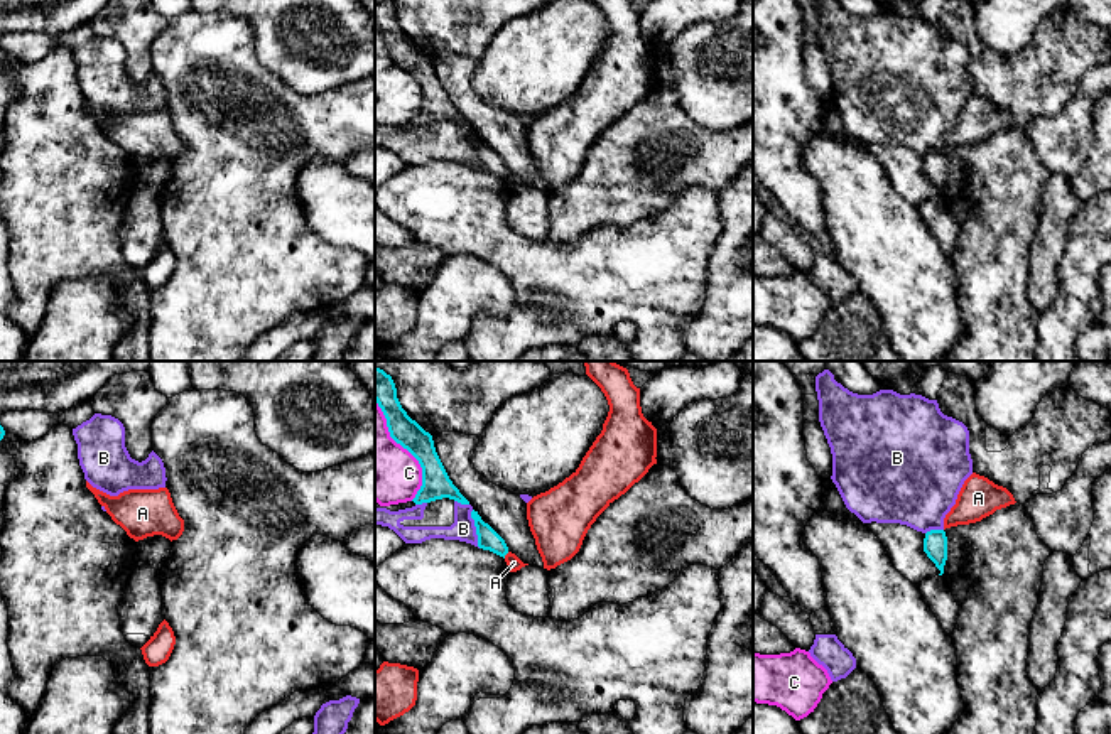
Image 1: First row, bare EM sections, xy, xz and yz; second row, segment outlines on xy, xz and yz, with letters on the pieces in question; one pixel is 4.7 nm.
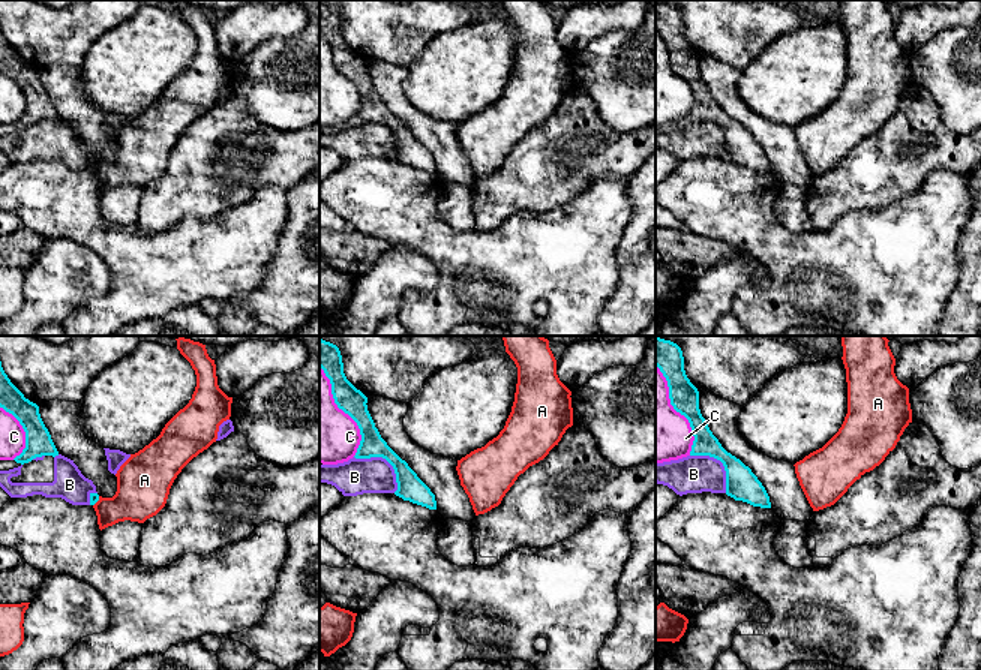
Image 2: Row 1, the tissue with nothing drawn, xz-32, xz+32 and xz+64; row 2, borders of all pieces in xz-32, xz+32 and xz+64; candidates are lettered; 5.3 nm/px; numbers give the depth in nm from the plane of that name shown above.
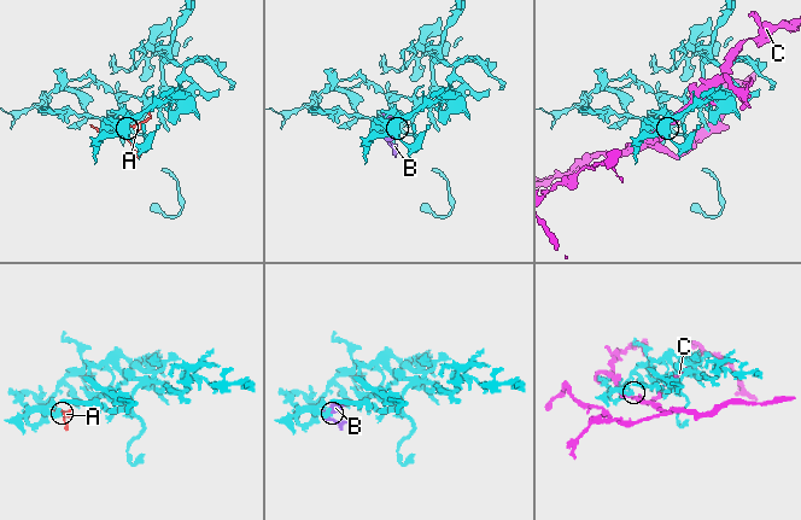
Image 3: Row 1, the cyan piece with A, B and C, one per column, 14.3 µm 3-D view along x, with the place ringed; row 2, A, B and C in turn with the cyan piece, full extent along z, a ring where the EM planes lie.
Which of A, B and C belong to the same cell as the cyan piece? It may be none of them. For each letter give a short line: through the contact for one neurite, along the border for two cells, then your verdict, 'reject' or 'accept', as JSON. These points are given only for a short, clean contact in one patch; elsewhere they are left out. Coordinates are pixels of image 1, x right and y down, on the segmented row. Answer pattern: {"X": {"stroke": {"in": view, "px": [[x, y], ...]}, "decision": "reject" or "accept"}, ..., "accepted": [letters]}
{"A": {"stroke": {"in": "xz", "px": [[509, 552], [504, 557]]}, "decision": "reject"}, "B": {"decision": "reject"}, "C": {"decision": "reject"}, "accepted": []}

